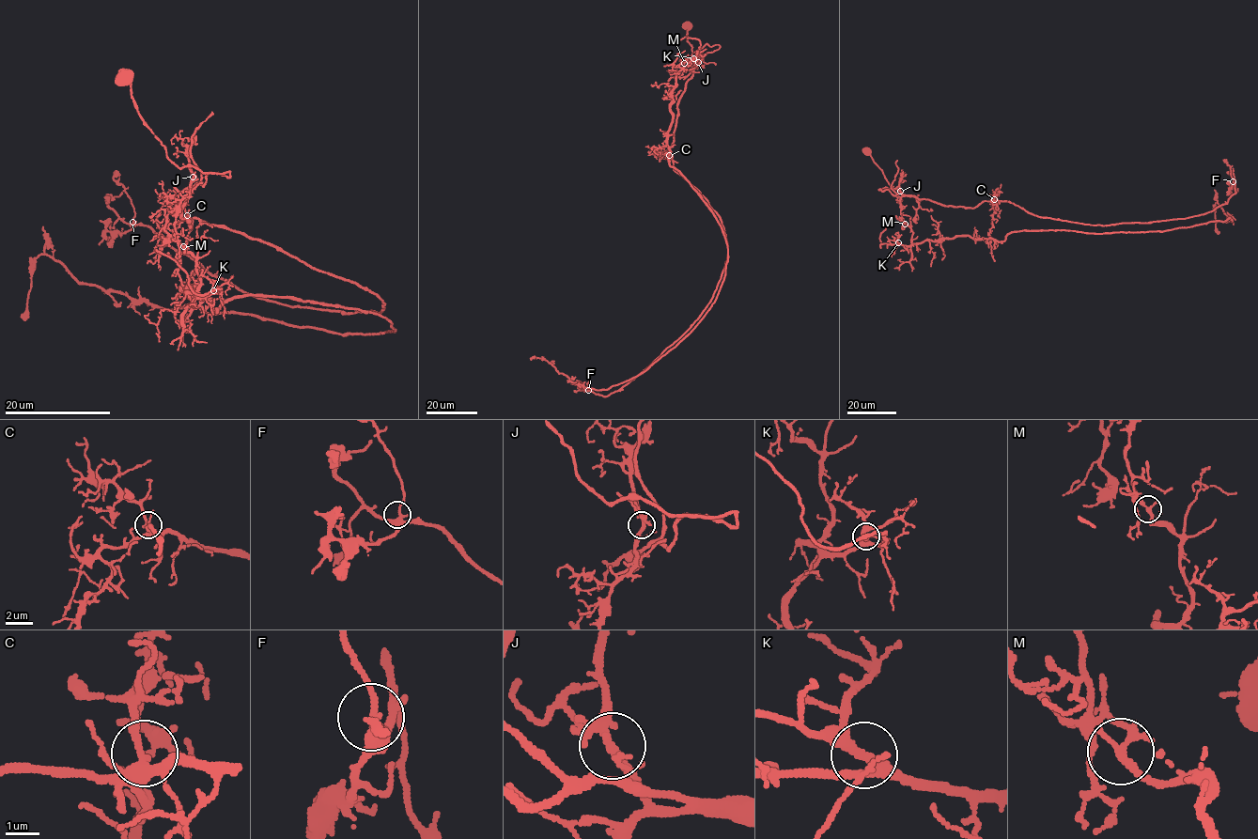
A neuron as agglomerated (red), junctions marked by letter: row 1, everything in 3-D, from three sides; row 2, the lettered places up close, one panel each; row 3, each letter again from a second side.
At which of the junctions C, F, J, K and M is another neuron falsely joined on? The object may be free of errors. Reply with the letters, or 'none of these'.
M

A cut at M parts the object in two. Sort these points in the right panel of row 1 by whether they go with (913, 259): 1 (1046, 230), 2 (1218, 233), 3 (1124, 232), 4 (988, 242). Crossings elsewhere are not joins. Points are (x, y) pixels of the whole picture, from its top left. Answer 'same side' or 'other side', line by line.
1: same side
2: same side
3: same side
4: same side

